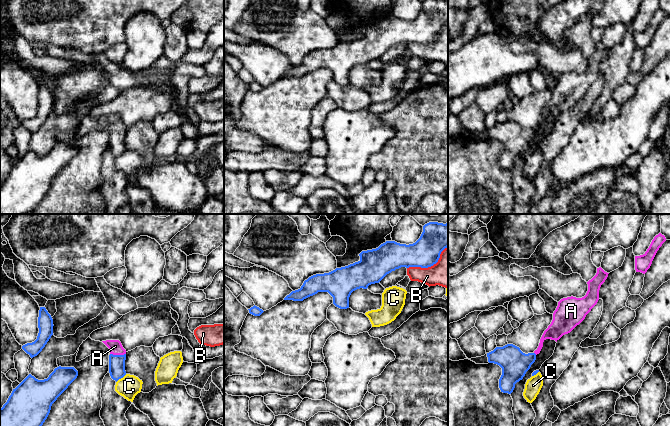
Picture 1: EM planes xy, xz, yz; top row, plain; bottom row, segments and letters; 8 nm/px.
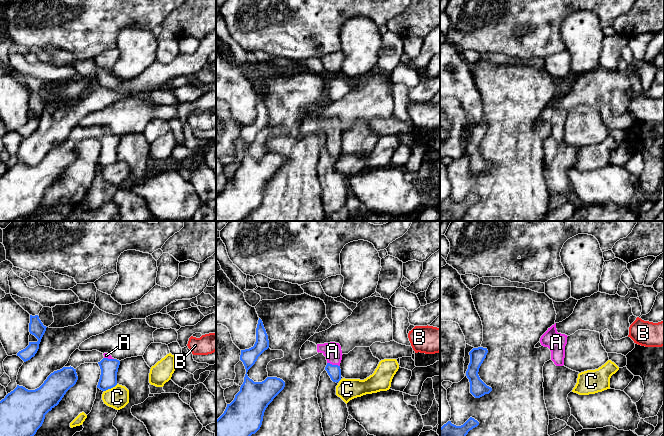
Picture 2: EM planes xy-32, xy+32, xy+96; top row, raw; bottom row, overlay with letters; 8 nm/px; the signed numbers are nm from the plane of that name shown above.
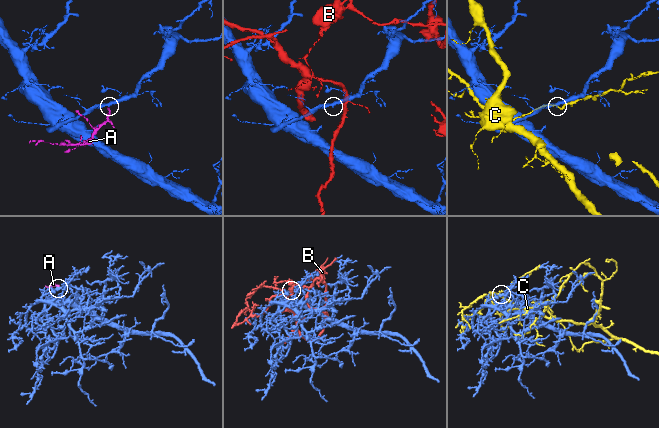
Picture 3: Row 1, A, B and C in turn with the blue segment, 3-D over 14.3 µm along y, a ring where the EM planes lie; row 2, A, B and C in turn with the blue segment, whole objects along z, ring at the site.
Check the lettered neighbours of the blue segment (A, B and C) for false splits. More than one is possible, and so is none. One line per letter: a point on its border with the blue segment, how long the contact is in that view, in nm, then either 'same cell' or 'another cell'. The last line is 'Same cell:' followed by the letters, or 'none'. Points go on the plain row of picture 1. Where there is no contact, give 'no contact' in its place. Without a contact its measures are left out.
A: xy (118, 131) | 130 nm | same cell
B: xz (429, 42) | 380 nm | another cell
C: xy (121, 153) | 110 nm | another cell
Same cell: A

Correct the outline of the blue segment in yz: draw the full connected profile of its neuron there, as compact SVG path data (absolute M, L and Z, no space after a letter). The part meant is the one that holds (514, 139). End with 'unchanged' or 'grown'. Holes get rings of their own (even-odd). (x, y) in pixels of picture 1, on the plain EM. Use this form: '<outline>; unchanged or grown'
M601 43L597 44L596 51L587 58L588 67L584 73L571 72L558 78L558 82L553 89L553 96L544 107L539 122L533 129L525 130L513 120L496 123L493 127L487 129L488 138L497 140L502 144L502 151L499 155L501 168L508 170L513 168L515 160L523 155L535 138L536 131L540 129L546 115L557 118L585 95L586 91L597 80L600 63L607 55L608 50Z; grown

